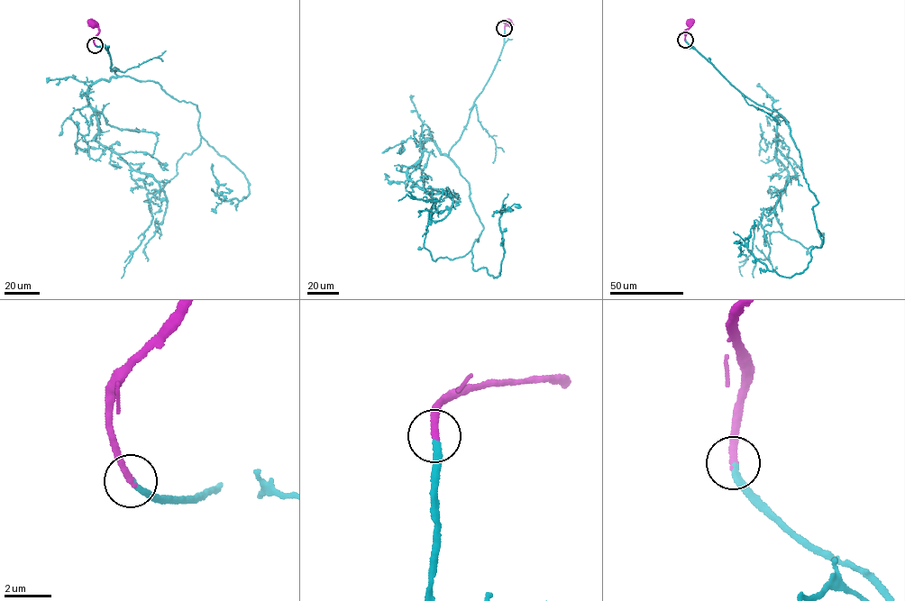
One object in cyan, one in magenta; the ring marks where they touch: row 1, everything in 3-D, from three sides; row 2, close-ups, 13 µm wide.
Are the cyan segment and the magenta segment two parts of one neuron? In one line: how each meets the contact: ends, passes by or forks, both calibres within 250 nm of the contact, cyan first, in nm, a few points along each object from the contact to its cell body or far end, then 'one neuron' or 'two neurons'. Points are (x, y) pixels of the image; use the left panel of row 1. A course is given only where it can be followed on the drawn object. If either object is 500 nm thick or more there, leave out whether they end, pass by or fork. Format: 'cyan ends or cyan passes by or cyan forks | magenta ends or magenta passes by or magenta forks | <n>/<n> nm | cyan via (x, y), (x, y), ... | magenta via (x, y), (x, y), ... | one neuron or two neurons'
cyan ends | magenta ends | 280/300 nm | cyan via (95, 45), (115, 75), (196, 105), (201, 137), (250, 184), (242, 200), (221, 195), (213, 209) | magenta via (95, 45), (94, 37), (99, 31), (92, 22) | one neuron

